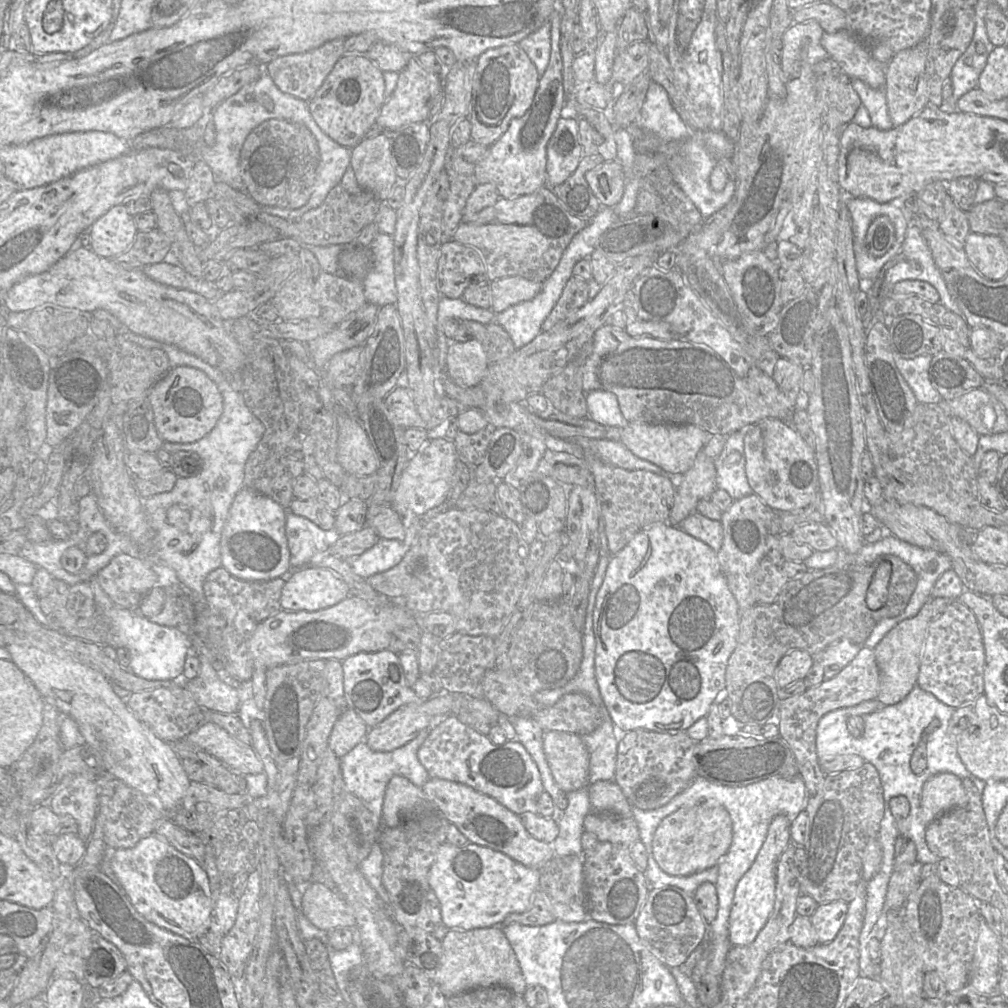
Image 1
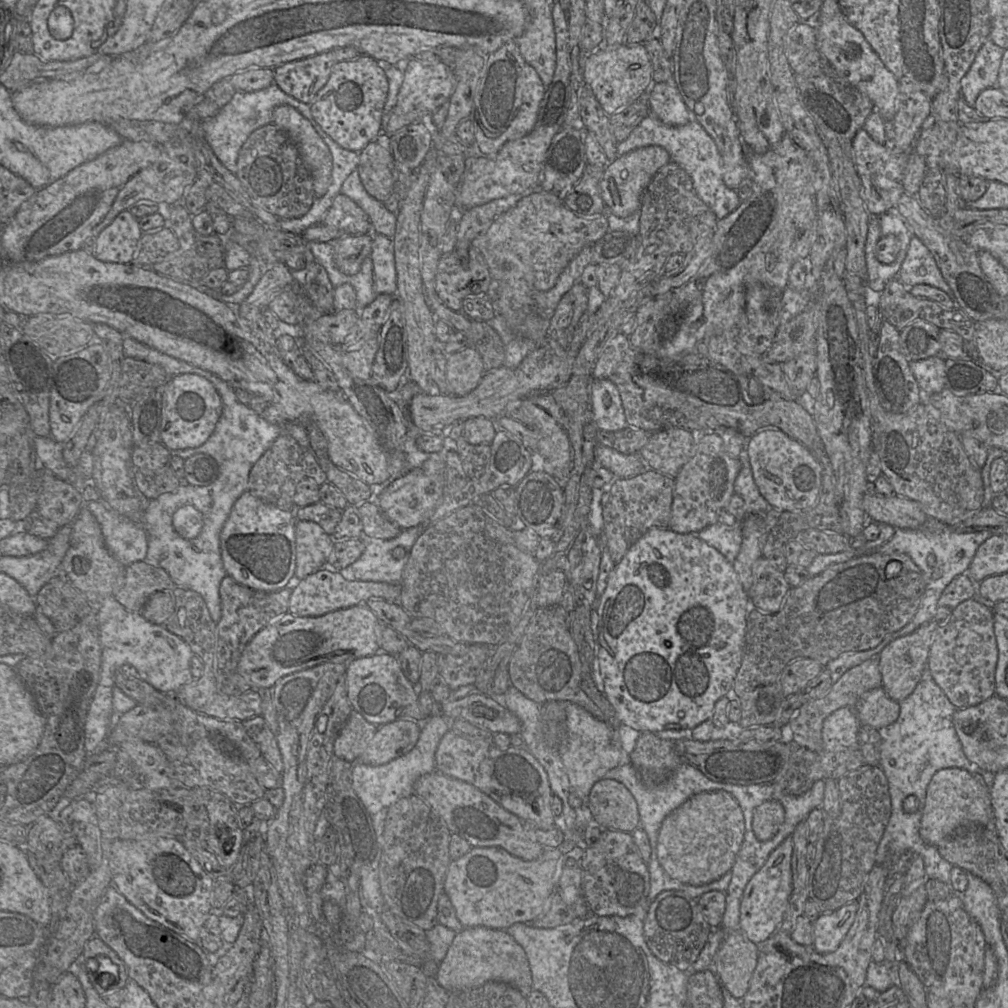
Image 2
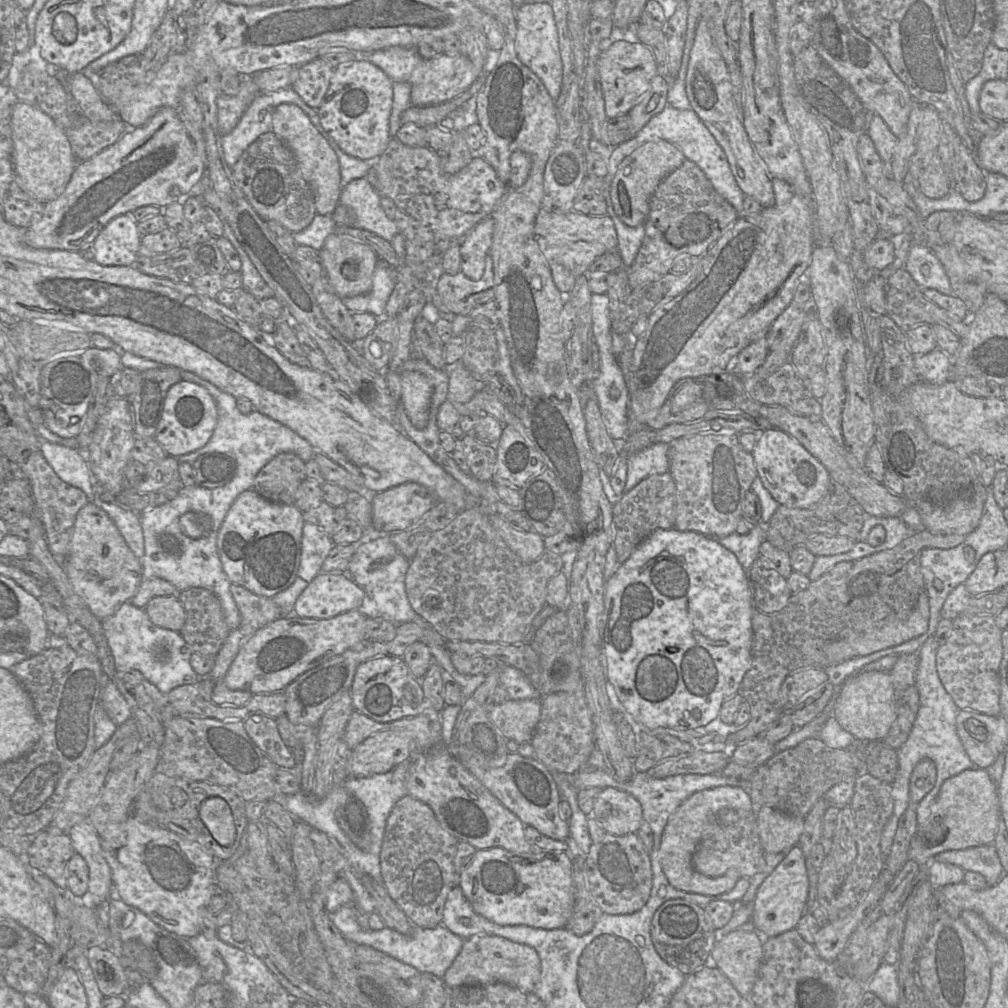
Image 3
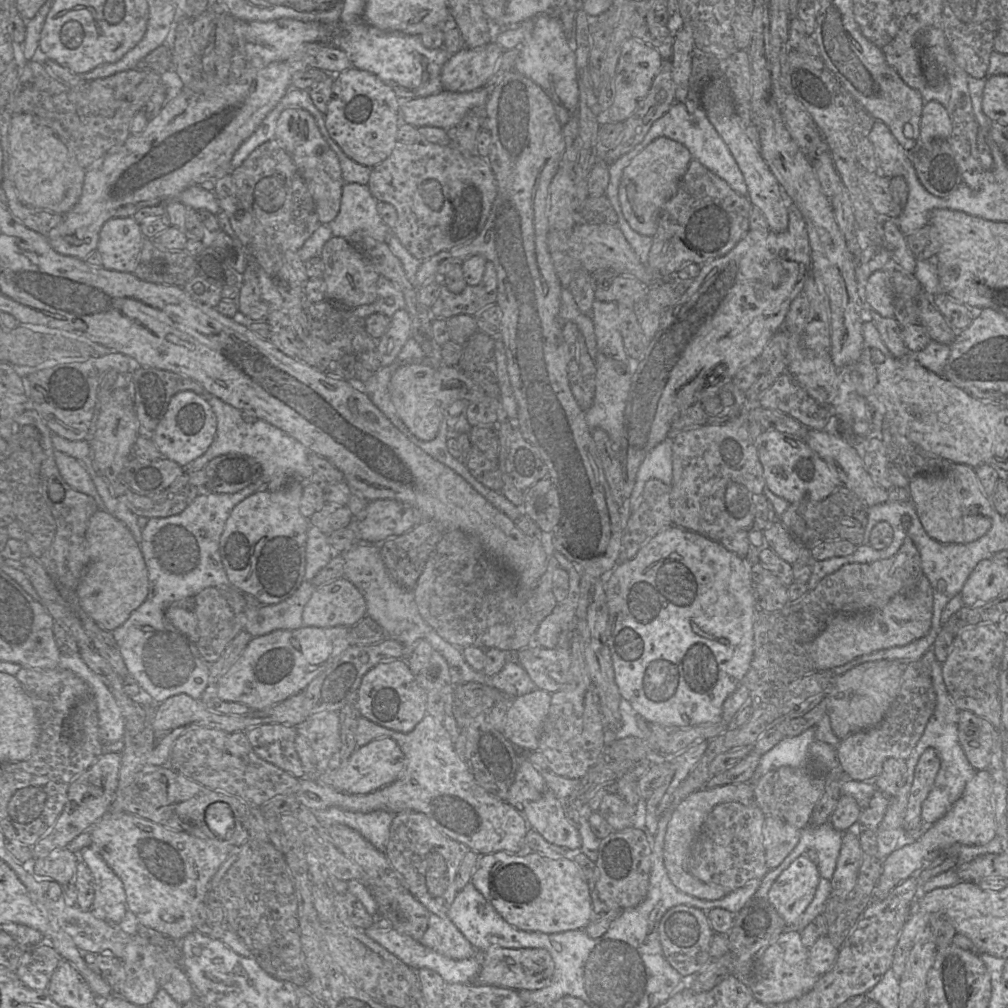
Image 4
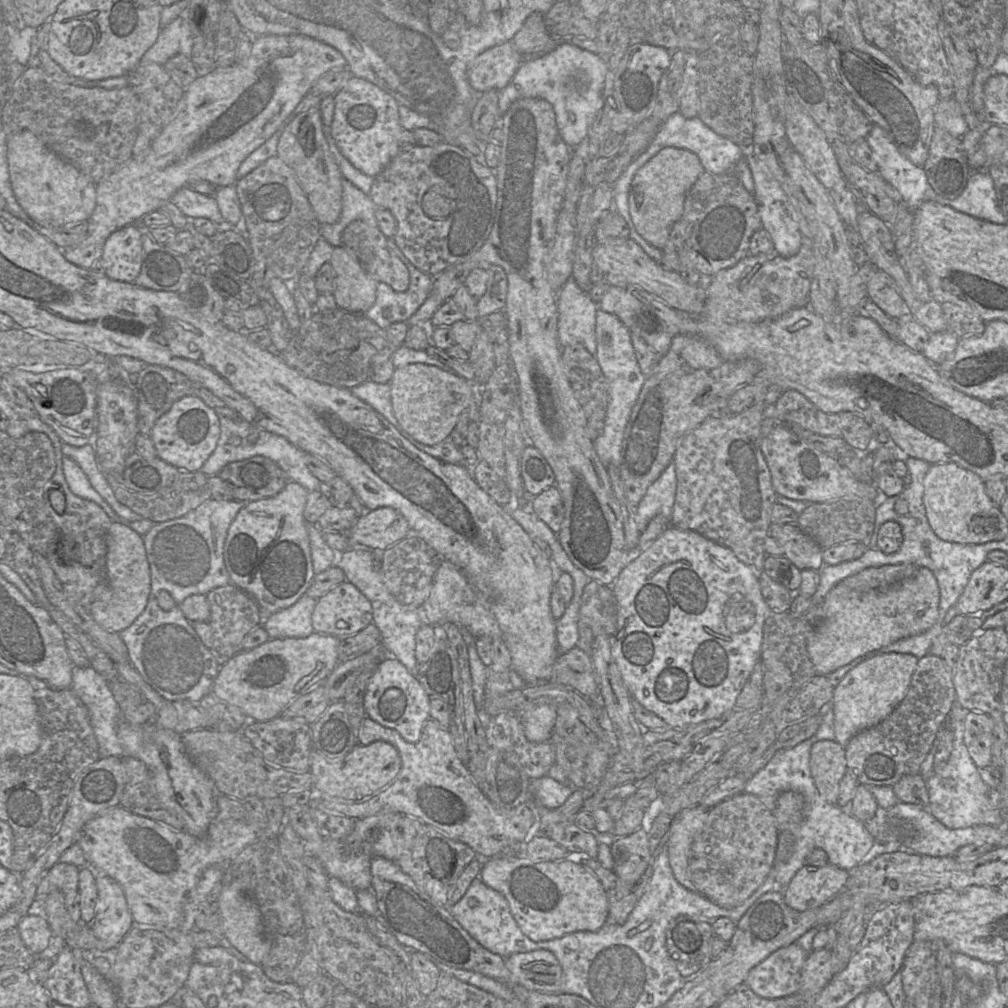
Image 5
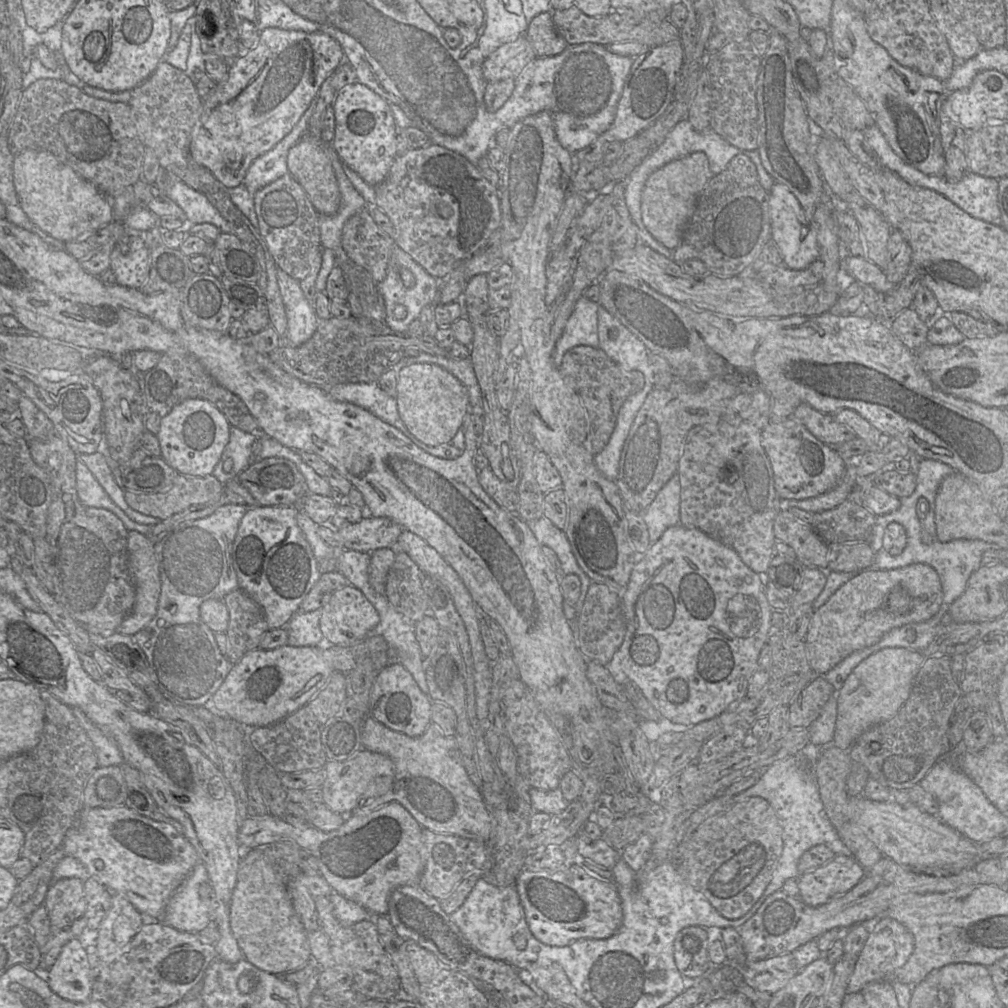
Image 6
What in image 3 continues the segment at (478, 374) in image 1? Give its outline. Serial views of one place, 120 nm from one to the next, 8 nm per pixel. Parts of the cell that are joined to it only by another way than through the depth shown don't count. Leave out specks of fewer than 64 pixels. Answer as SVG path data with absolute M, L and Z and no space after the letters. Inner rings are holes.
M461 360L448 366L448 401L453 403L469 402L481 389L482 378L469 372Z

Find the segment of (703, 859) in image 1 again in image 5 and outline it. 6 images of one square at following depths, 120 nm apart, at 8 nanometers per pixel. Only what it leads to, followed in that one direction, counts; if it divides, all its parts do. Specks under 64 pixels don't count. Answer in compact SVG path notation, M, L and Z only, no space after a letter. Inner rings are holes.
M701 805L682 811L672 822L667 840L669 864L675 879L686 889L697 892L688 876L691 847L699 834L709 809Z

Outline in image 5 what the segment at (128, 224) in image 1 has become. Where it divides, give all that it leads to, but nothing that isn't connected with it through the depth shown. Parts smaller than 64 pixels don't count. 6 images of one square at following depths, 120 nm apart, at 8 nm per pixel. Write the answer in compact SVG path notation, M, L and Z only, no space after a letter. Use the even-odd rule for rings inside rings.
M131 224L108 237L101 258L109 278L128 283L135 282L143 261L142 235L141 224Z

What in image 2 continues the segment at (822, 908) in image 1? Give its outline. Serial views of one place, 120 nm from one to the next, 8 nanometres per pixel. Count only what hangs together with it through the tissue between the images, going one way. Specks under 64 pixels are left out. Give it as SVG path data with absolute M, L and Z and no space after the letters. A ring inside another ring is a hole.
M856 901L831 913L821 914L813 923L813 948L821 954L835 951L851 925L858 910Z

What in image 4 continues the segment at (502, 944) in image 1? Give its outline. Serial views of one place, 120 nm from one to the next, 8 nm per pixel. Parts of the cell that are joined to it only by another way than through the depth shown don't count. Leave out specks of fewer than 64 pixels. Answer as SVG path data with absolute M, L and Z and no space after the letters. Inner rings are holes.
M492 946L480 952L481 970L476 984L506 987L514 990L538 990L548 986L554 972L554 962L549 952L542 948L502 948Z

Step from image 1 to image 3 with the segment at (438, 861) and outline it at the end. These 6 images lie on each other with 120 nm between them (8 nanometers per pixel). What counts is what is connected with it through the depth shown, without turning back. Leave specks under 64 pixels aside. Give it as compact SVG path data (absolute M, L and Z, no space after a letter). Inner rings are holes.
M504 848L477 850L468 866L460 873L458 886L477 914L498 925L527 925L547 930L564 928L575 903L572 867L572 857L566 852L534 849L533 855L520 857Z

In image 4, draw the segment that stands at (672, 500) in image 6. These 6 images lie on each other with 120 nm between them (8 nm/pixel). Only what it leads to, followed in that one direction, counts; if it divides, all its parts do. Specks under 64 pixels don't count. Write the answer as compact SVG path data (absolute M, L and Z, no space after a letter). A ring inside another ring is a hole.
M669 436L655 446L640 465L633 492L629 498L632 512L641 504L643 489L648 480L657 479L672 486L672 451L673 441Z

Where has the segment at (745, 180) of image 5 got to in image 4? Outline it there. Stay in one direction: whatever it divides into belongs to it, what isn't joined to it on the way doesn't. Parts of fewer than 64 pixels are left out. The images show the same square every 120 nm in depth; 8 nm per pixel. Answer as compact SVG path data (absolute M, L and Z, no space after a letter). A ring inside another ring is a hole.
M675 101L669 111L653 123L641 143L609 165L609 184L606 190L606 197L617 214L617 225L619 229L622 231L624 237L643 264L647 264L649 251L652 246L652 237L639 234L630 227L622 212L618 190L622 173L630 164L631 160L652 141L660 137L666 137L683 144L689 150L694 160L697 160L709 171L726 181L727 184L739 195L747 196L748 193L745 179L736 160L724 140L709 121L705 111L701 106L687 106L687 101Z

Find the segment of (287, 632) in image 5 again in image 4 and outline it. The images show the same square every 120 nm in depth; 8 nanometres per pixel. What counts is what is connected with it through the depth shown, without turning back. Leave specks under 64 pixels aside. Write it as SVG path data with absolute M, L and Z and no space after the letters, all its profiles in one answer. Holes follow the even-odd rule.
M304 580L287 599L277 604L262 605L253 596L245 595L244 631L258 637L275 630L296 630L304 626L302 613L315 587Z

